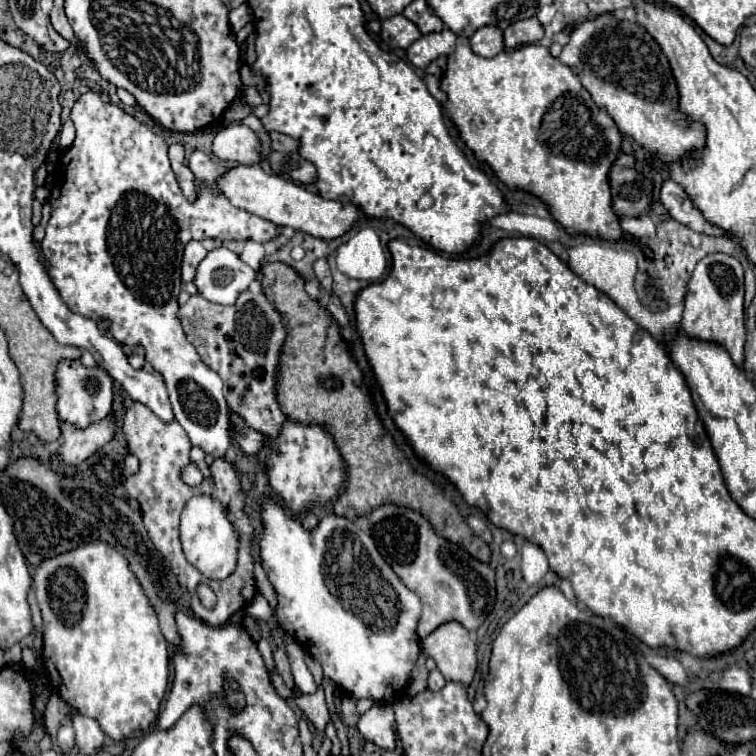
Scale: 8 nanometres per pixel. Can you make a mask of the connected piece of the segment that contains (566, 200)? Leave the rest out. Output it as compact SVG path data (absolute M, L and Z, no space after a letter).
M460 36L458 42L456 42L456 52L448 58L448 68L446 68L446 74L442 78L442 90L448 94L446 112L448 112L450 120L454 122L454 126L458 128L460 138L464 140L464 144L474 152L476 160L488 164L492 168L492 172L496 174L496 178L500 182L504 182L510 190L524 190L524 192L530 192L530 194L538 196L548 206L548 212L554 216L554 220L558 224L562 224L568 234L588 234L588 236L598 236L600 240L622 240L622 238L628 240L628 242L636 240L632 234L626 234L620 228L618 216L612 210L612 194L610 194L610 184L608 184L608 172L610 172L614 160L620 154L622 134L616 128L614 120L608 116L608 112L604 108L598 108L592 102L592 98L590 98L588 92L582 92L580 78L568 66L564 66L558 58L554 58L550 54L550 48L540 46L540 44L526 44L526 46L520 46L520 48L510 48L510 52L502 50L494 58L482 58L482 56L478 56L478 54L472 52L470 40L464 38L464 36Z

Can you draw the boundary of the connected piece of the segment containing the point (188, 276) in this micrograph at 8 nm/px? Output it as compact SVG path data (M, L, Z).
M190 240L184 248L184 258L182 258L182 282L192 282L194 280L194 270L198 266L198 262L202 262L202 258L208 254L208 250L204 248L202 242L198 240Z

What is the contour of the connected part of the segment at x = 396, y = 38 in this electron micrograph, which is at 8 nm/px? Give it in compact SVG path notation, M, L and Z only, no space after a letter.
M396 14L390 16L382 22L382 32L380 38L384 44L388 44L390 48L408 48L410 44L414 44L418 38L422 36L420 28L410 22L406 16Z

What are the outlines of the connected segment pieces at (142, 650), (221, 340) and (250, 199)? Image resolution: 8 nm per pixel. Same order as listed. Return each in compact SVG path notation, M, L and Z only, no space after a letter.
M106 542L82 544L70 552L64 552L56 558L42 562L34 574L34 590L36 590L36 598L38 598L38 604L42 610L42 620L44 620L42 654L46 654L46 660L50 662L48 668L50 668L50 676L52 676L52 682L54 682L58 694L80 714L98 720L104 734L116 742L128 738L134 732L148 732L150 726L158 718L158 708L160 708L160 702L162 702L162 698L166 694L166 686L168 686L168 646L166 646L166 640L162 638L162 632L158 630L158 620L154 618L154 610L152 610L148 598L146 598L142 586L138 586L138 580L134 578L134 574L130 574L130 568L126 566L126 560L122 558L122 554L118 554L118 550L114 550L112 546L106 546Z
M254 280L232 306L212 304L196 294L180 306L178 316L186 338L196 348L202 362L222 378L226 388L230 388L224 390L228 406L242 414L248 426L276 438L286 422L286 416L276 402L276 370L286 330L280 314L264 296L260 282Z
M234 166L228 168L218 180L218 190L240 210L246 210L254 216L260 216L276 226L292 226L294 230L312 234L316 238L332 240L350 230L350 226L360 218L360 210L350 202L326 200L320 194L314 194L290 180L284 180L276 174L264 172L260 166Z

